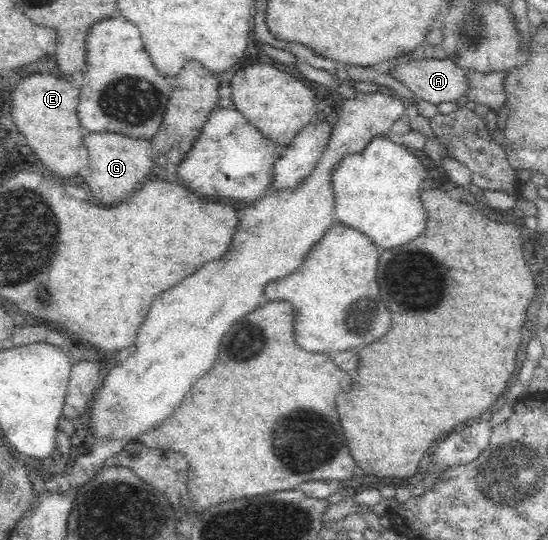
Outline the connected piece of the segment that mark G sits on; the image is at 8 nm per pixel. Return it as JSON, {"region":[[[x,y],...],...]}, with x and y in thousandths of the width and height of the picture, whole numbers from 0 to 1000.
{"region":[[[161,244],[157,270],[164,278],[164,326],[157,333],[182,374],[204,378],[230,367],[259,344],[266,322],[277,311],[270,259],[252,259],[215,244]]]}

